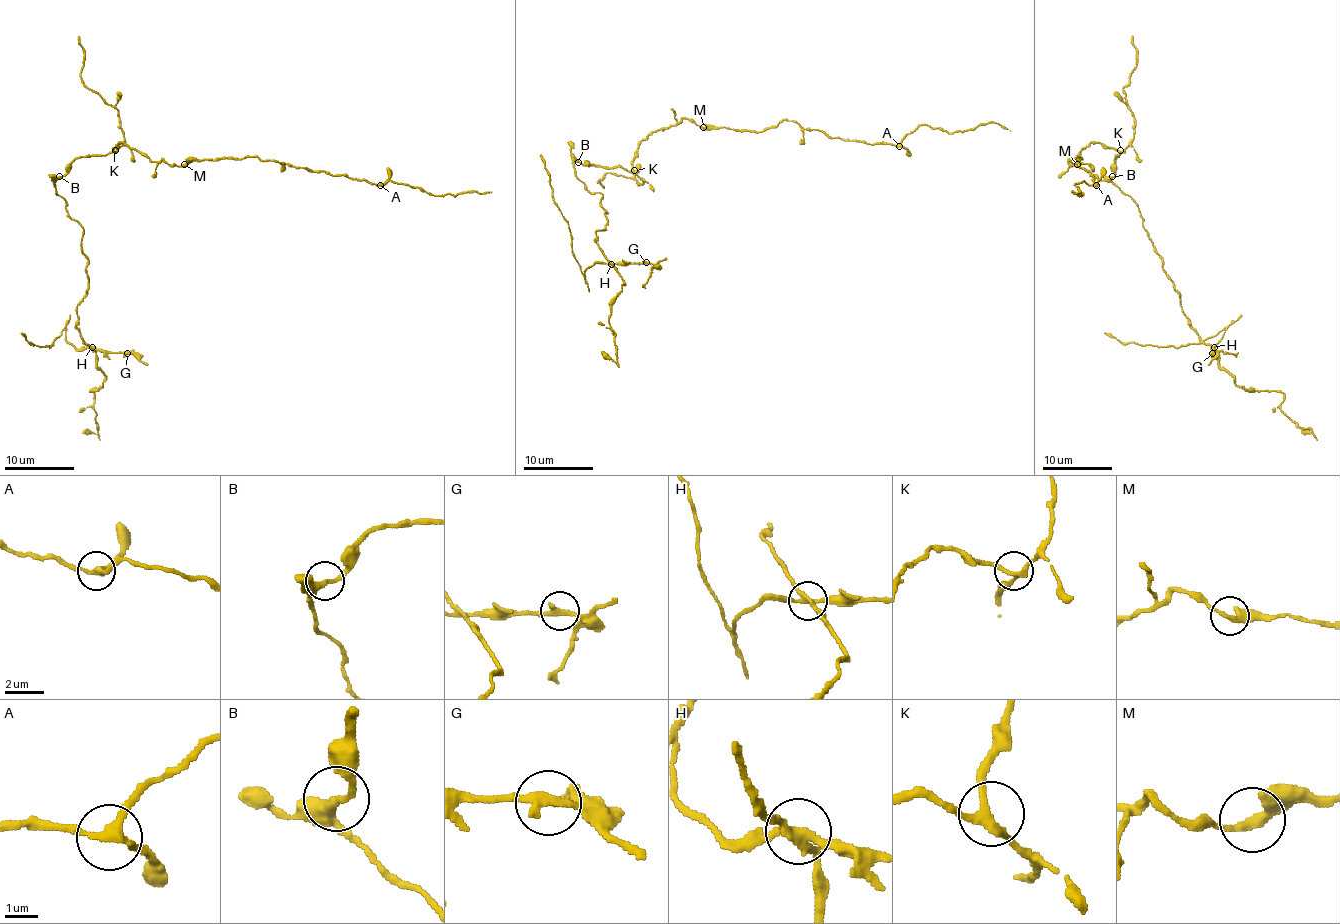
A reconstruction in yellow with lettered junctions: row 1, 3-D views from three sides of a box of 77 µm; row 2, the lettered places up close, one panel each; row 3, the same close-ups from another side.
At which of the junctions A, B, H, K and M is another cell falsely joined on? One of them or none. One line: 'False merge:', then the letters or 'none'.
False merge: H

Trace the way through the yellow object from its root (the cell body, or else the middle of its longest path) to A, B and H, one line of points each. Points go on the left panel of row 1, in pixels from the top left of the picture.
A: (108, 154), (118, 143), (127, 143), (153, 161), (163, 159), (177, 166), (205, 159), (259, 157), (380, 185)
B: (108, 154), (82, 156), (59, 176)
H: (108, 154), (78, 157), (54, 182), (68, 215), (83, 230), (87, 293), (77, 306), (77, 329), (92, 346)

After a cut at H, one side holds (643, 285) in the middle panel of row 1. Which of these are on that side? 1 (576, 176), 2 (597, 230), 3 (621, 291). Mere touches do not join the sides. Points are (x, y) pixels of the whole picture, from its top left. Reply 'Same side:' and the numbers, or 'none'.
Same side: none

